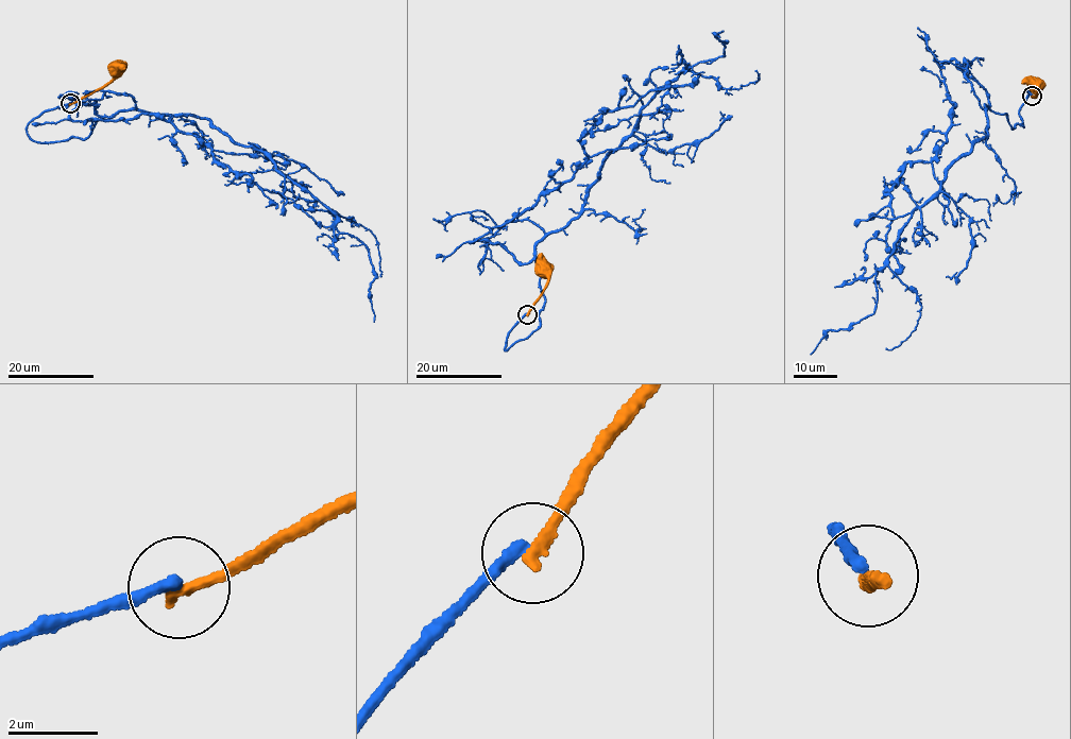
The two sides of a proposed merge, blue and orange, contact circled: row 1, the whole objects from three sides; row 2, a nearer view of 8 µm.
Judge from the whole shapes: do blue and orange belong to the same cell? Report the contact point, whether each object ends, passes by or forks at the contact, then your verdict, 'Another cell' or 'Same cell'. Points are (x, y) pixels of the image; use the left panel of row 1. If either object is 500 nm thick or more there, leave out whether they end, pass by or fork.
Place: (70, 103). At the ring blue ends. At the ring orange ends. Another cell

